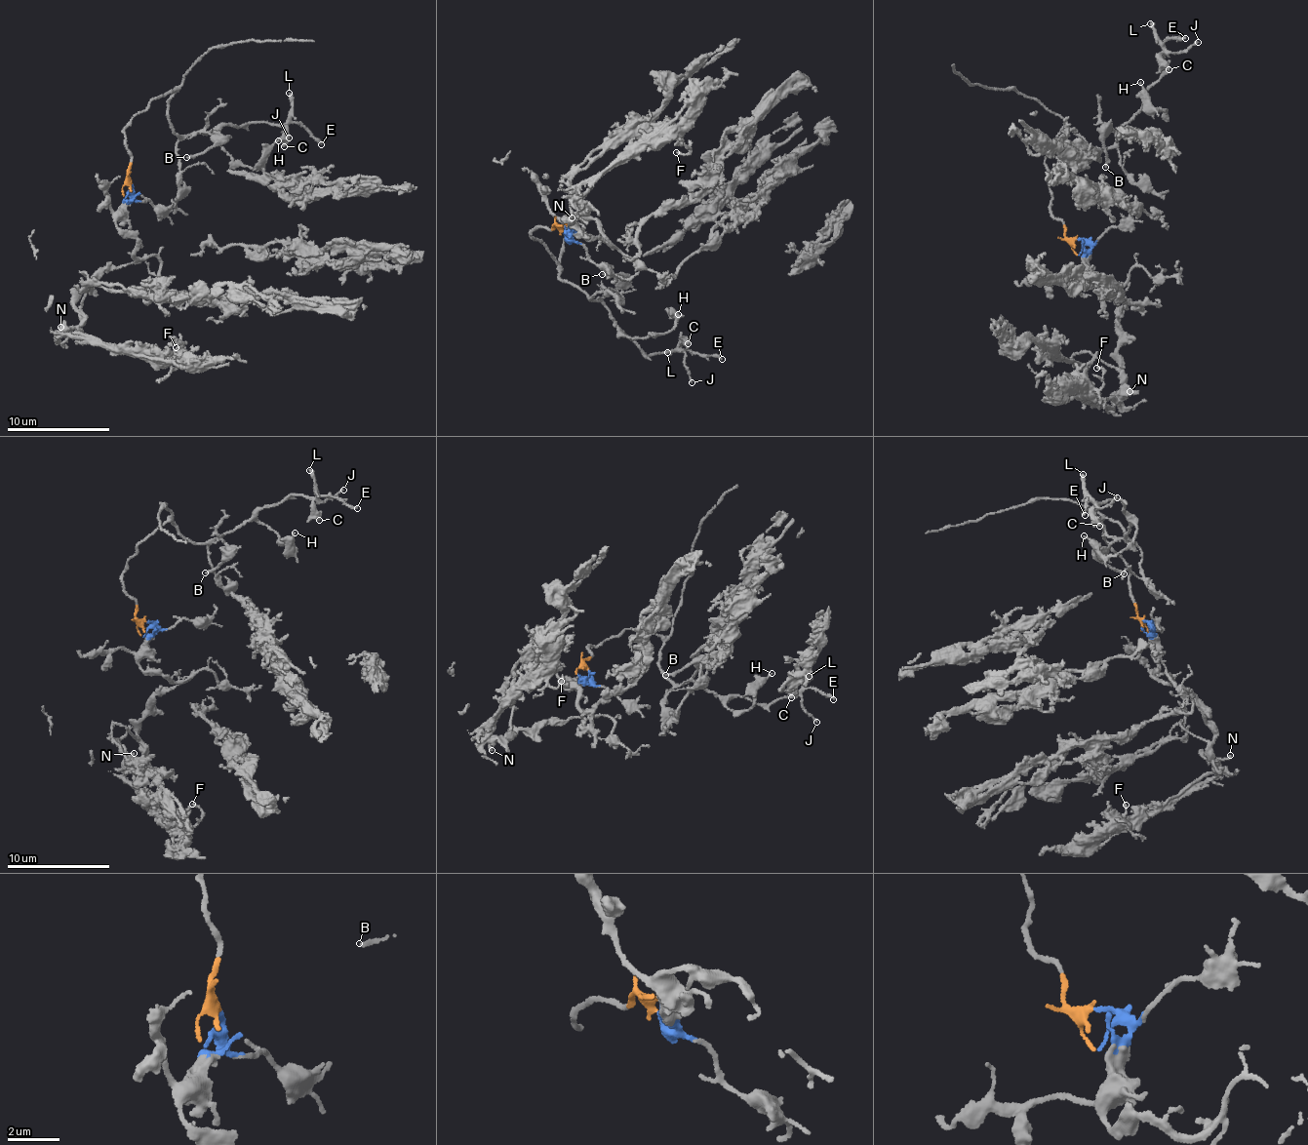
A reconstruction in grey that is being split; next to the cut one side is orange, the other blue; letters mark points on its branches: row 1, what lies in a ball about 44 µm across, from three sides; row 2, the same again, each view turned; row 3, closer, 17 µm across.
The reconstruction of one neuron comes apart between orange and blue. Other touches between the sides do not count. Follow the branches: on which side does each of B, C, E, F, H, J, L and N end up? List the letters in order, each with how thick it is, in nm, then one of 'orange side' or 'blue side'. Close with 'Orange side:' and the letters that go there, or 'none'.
B: 190 nm thick; orange side
C: 360 nm thick; orange side
E: 200 nm thick; orange side
F: 160 nm thick; blue side
H: 130 nm thick; orange side
J: 140 nm thick; orange side
L: 260 nm thick; orange side
N: 180 nm thick; blue side
Orange side: B, C, E, H, J, L

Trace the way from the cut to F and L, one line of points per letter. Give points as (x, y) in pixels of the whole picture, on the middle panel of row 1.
F: (563, 231), (578, 218), (603, 237), (573, 220), (584, 196), (651, 143), (671, 138), (688, 154), (675, 151)
L: (563, 231), (536, 227), (530, 236), (554, 256), (558, 276), (604, 303), (641, 351), (667, 351)

